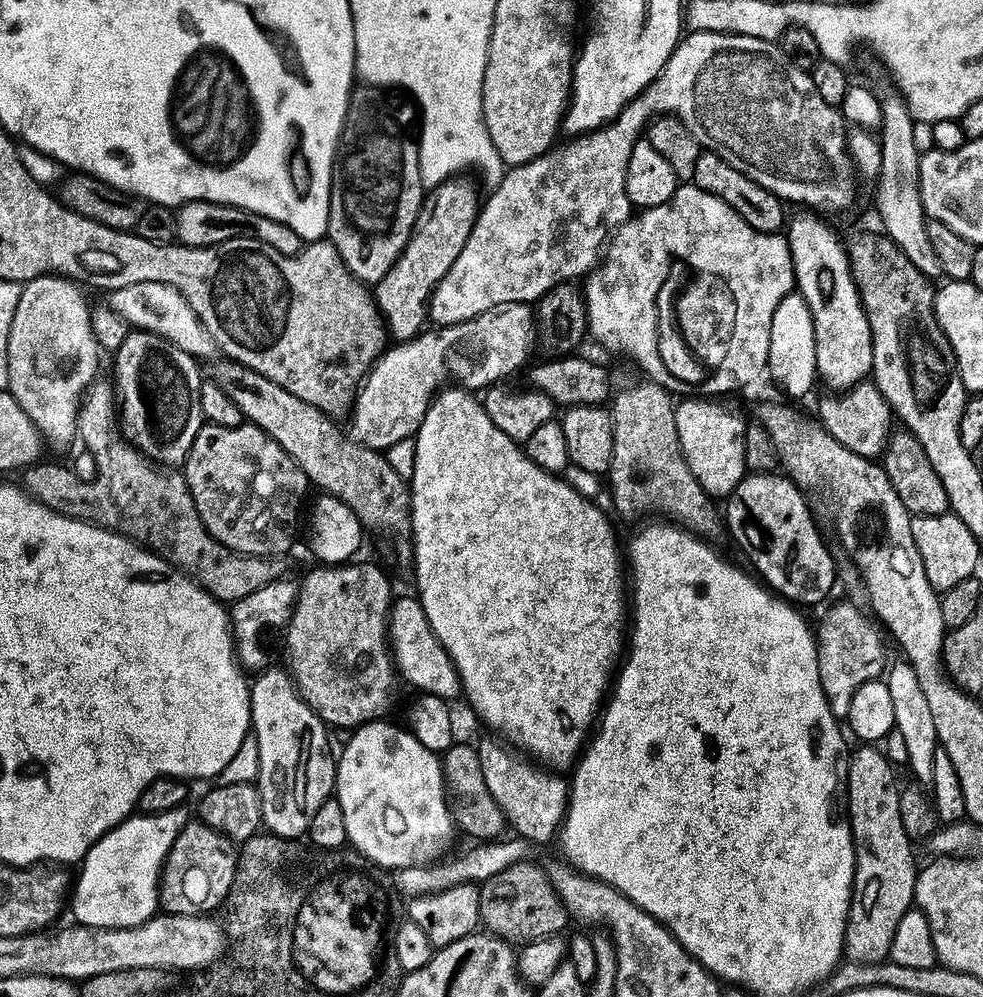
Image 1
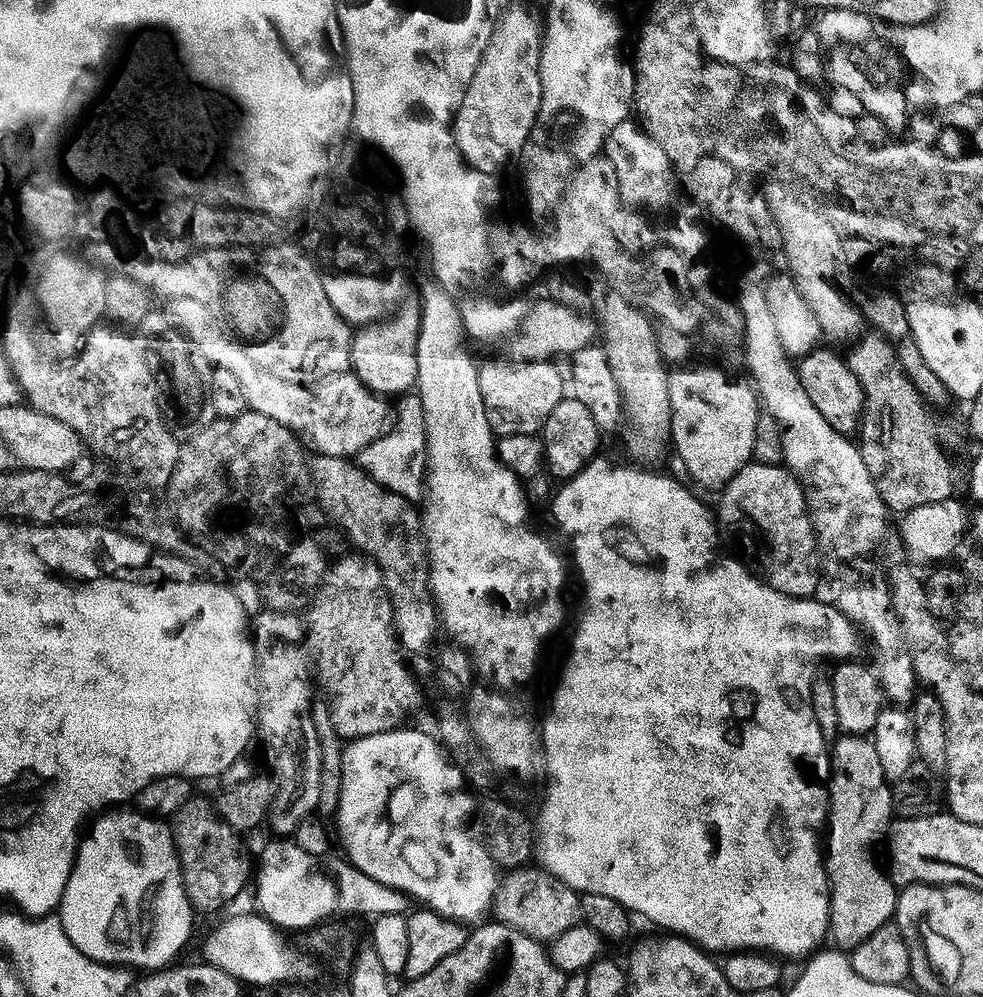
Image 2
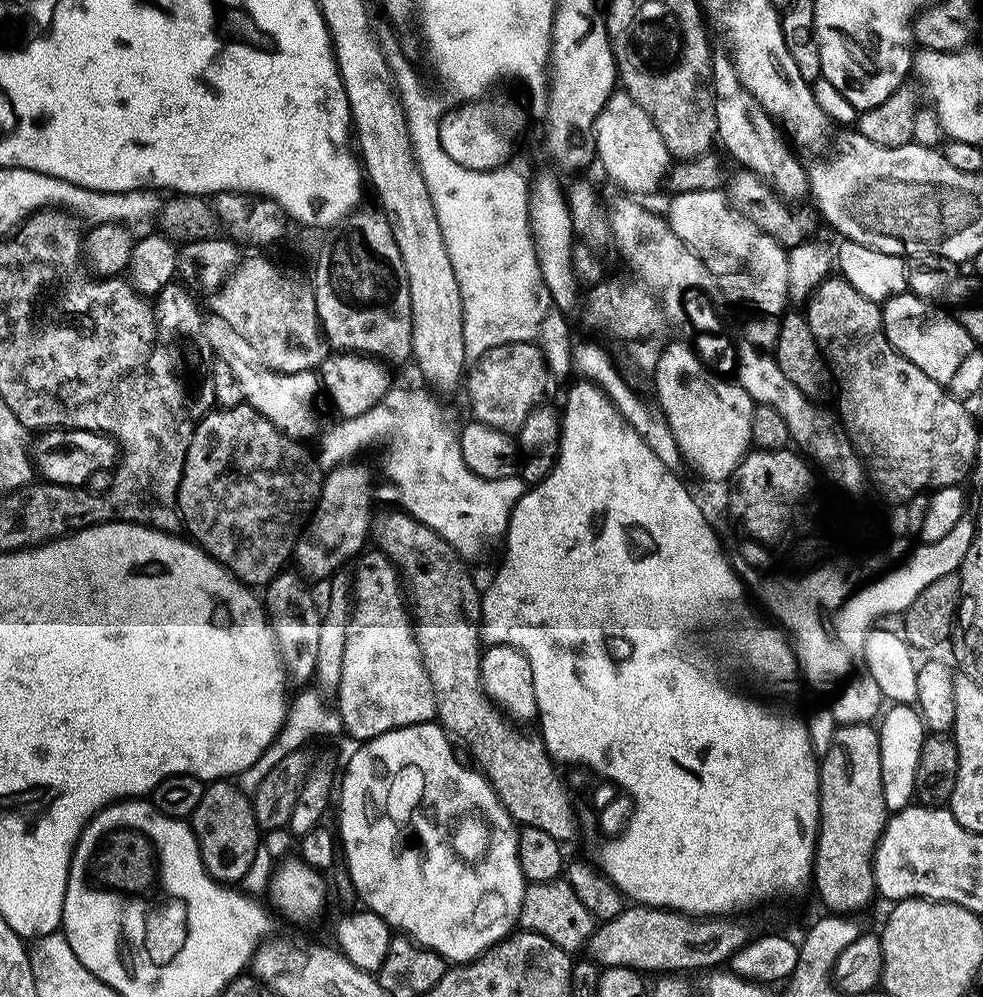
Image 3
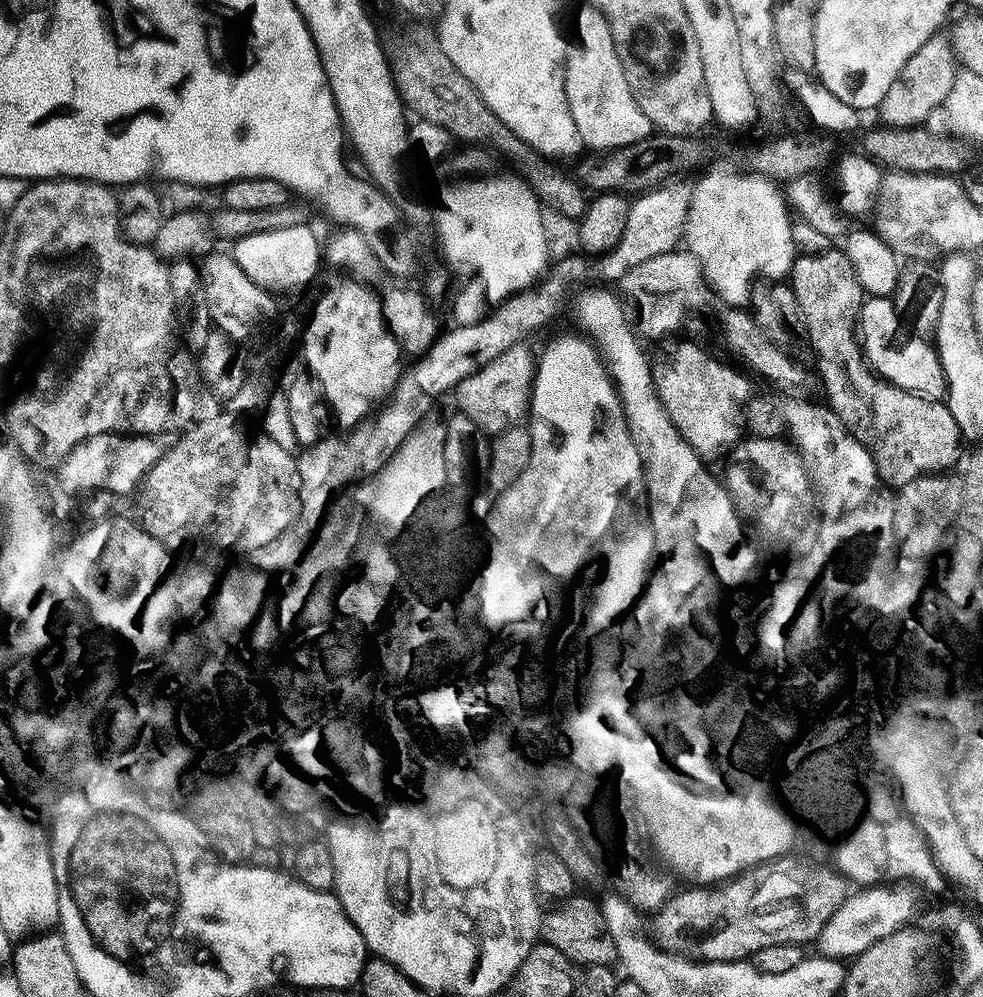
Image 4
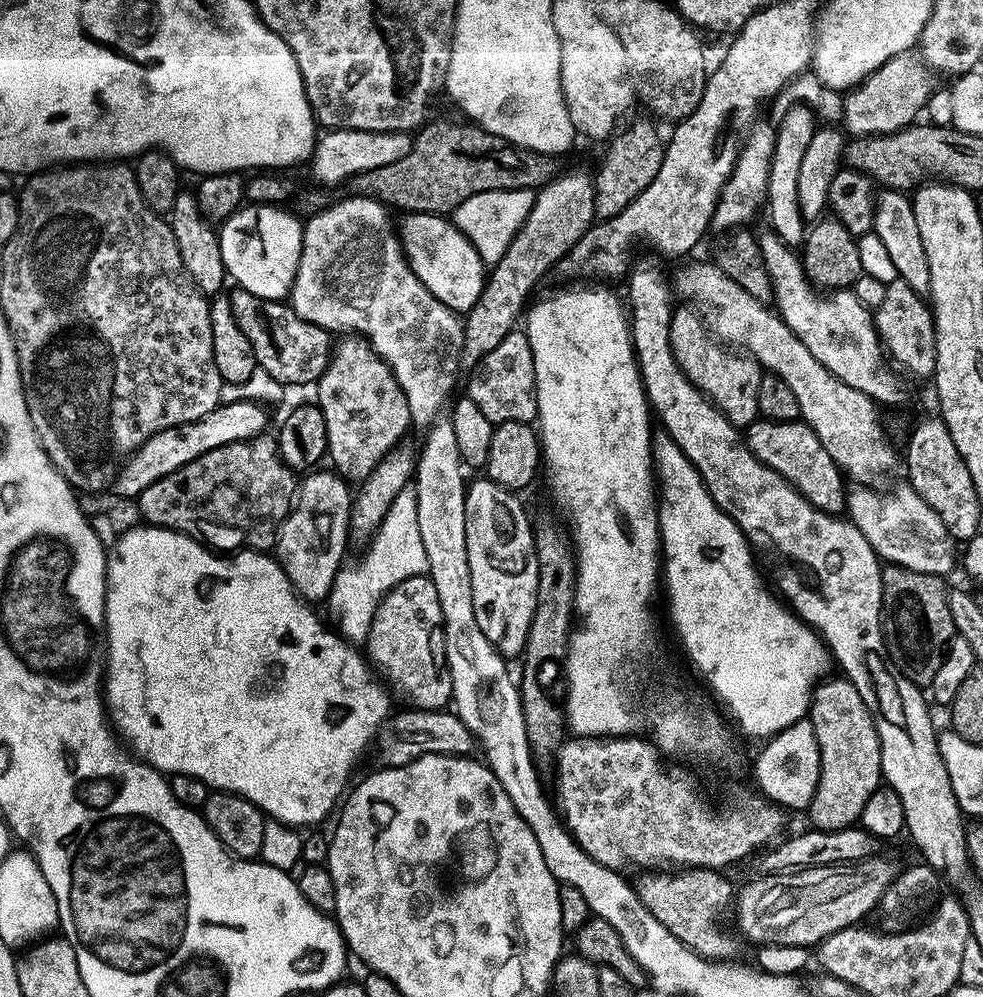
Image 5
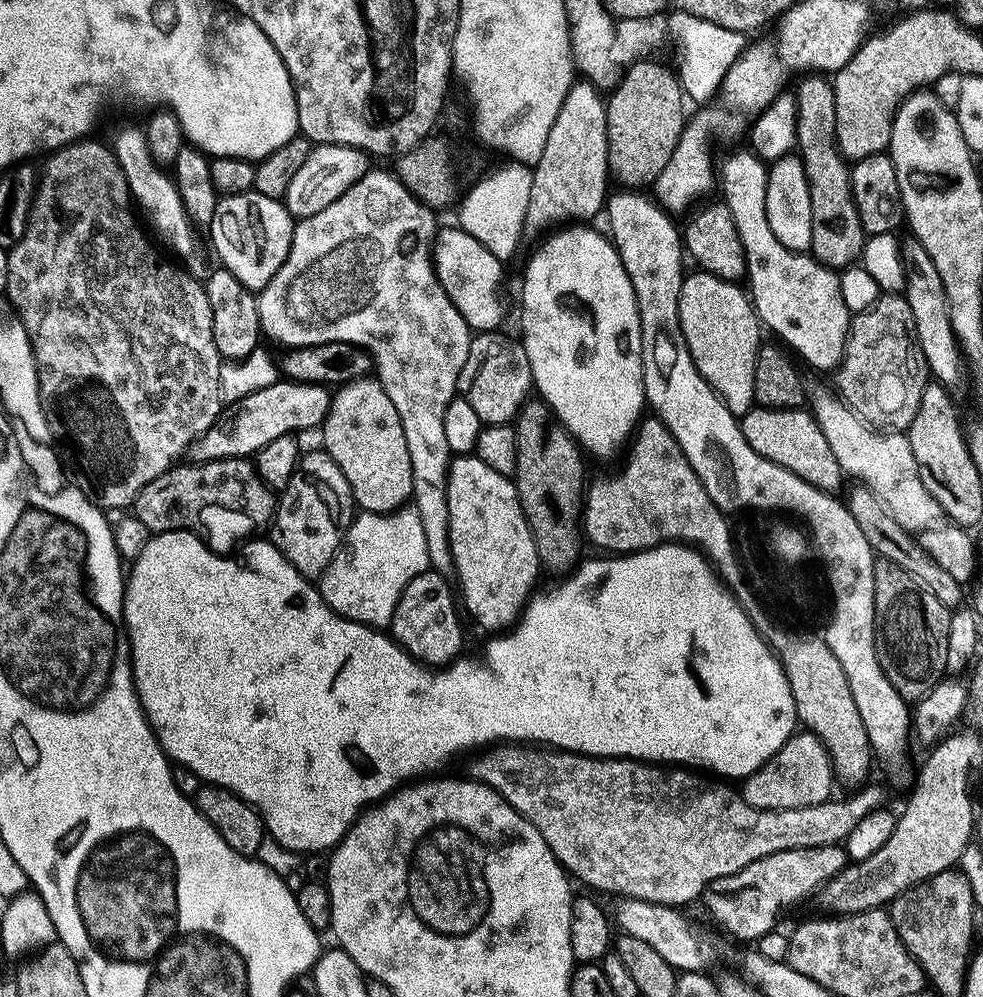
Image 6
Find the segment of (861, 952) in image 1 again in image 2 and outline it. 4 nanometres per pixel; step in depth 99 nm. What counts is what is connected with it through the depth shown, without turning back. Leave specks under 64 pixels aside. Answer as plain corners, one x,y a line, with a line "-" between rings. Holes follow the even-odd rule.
841,735
835,741
836,749
830,752
830,773
832,772
832,834
830,840
826,842
832,850
830,852
830,887
832,890
832,901
830,902
830,922
828,923
828,931
830,940
839,951
850,954
858,946
862,946
862,942
866,942
866,938
874,938
874,934
878,930
882,930
887,924
893,923
896,919
896,903
900,901
900,892
898,886
892,880
892,874
889,865
886,863
886,845
890,840
890,833
894,828
894,788
889,783
886,771
883,770
881,759
878,758
878,751
875,749
875,742
867,735

